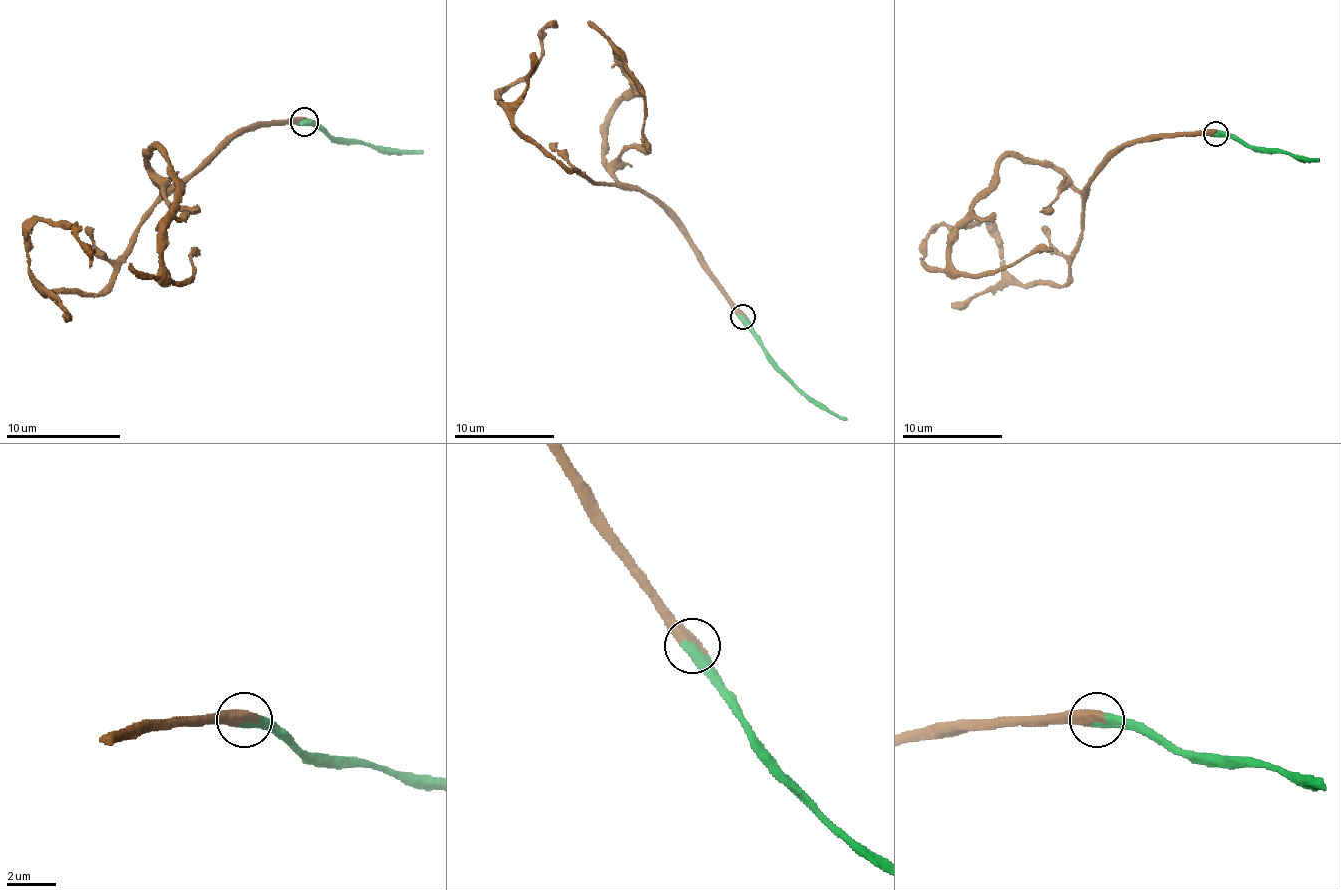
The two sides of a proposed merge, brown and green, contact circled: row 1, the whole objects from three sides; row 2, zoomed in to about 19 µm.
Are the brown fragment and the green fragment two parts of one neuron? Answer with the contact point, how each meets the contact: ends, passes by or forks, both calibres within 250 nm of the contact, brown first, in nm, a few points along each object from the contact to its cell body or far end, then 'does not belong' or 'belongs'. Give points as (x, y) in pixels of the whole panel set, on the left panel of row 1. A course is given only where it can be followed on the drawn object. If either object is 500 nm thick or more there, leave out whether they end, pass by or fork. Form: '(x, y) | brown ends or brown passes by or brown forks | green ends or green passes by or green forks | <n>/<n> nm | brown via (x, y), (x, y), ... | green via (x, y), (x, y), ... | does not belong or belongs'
(304, 122) | 550/500 nm | brown via (303, 121), (240, 130), (138, 230), (100, 292), (43, 292), (29, 275), (38, 221), (75, 227), (92, 267) | green via (303, 121), (315, 124), (335, 138), (423, 152) | belongs

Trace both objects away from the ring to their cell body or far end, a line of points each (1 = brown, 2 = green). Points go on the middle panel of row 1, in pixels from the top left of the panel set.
1: (742, 317), (661, 206), (568, 171), (500, 106), (555, 23)
2: (742, 317), (769, 357), (809, 397), (847, 420)

